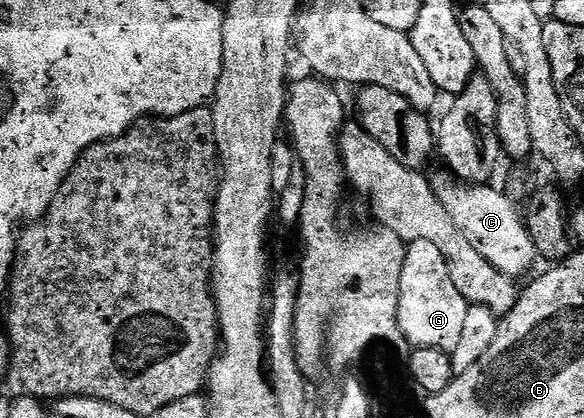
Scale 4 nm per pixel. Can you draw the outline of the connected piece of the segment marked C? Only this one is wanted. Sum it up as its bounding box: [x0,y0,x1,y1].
[430,171,538,279]

